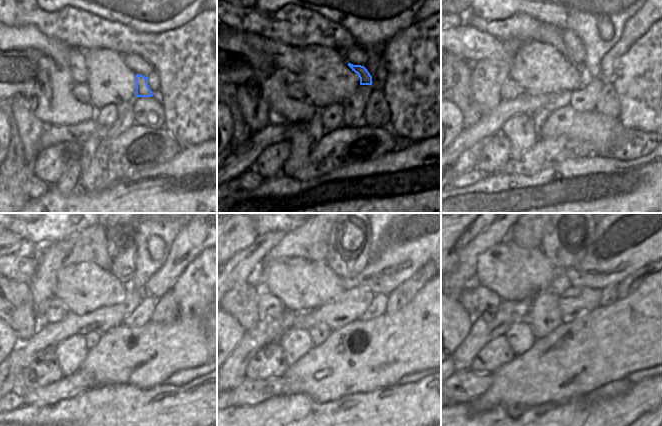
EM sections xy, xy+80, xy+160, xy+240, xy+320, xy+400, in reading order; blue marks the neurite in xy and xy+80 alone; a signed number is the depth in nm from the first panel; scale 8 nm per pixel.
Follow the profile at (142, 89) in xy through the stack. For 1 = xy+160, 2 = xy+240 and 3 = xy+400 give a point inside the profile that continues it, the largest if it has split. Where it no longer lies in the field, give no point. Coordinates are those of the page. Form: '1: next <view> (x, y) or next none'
1: next xy+160 (544, 33)
2: next xy+240 (88, 246)
3: next xy+400 (528, 233)

